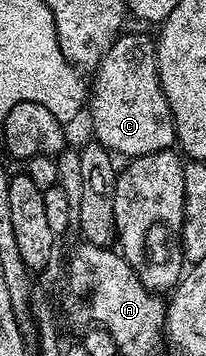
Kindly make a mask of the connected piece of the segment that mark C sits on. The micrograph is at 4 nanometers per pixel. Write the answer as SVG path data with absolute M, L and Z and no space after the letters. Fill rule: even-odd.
M124 32L117 37L116 43L104 53L104 59L100 62L99 66L95 67L94 73L91 75L92 78L92 90L90 86L90 97L86 102L86 114L92 117L92 130L94 133L95 141L99 142L101 146L104 146L113 155L119 156L119 154L125 154L125 159L131 160L136 158L139 154L153 154L159 150L172 150L177 145L176 140L176 124L172 121L172 113L168 107L168 101L166 96L162 92L160 87L160 73L156 67L156 47L153 39L147 38L144 34L128 34Z

